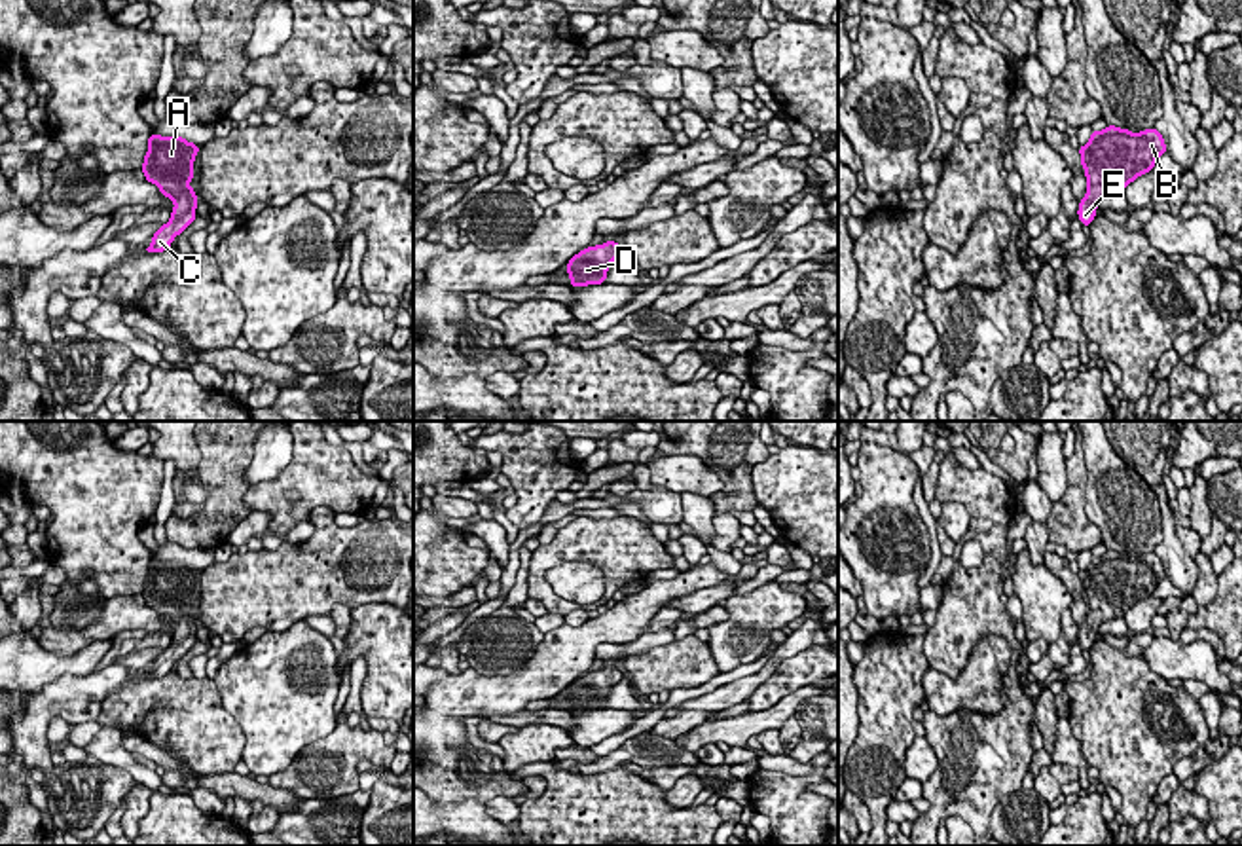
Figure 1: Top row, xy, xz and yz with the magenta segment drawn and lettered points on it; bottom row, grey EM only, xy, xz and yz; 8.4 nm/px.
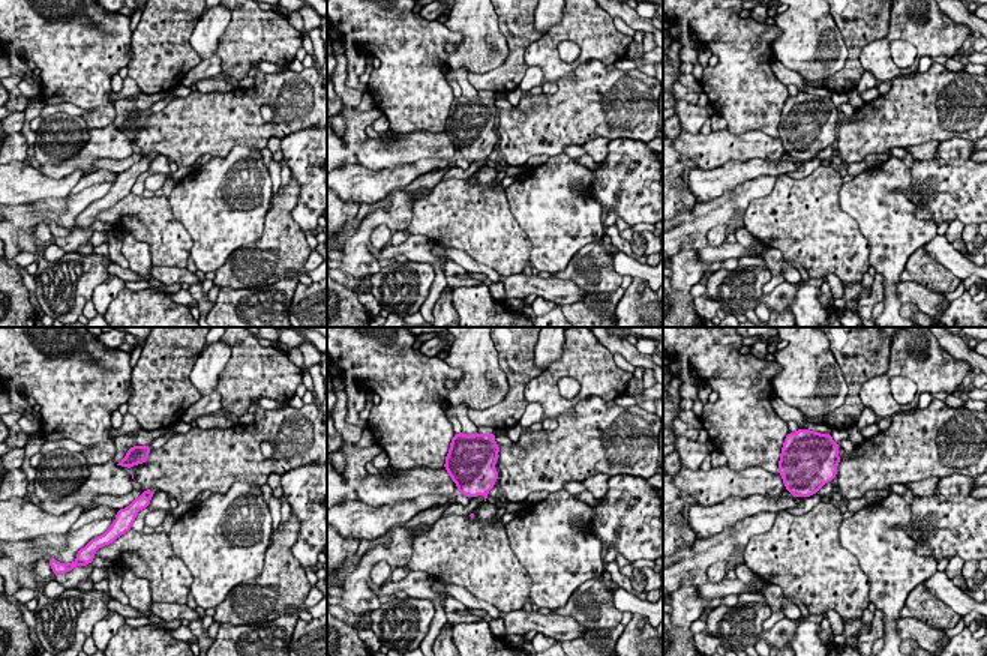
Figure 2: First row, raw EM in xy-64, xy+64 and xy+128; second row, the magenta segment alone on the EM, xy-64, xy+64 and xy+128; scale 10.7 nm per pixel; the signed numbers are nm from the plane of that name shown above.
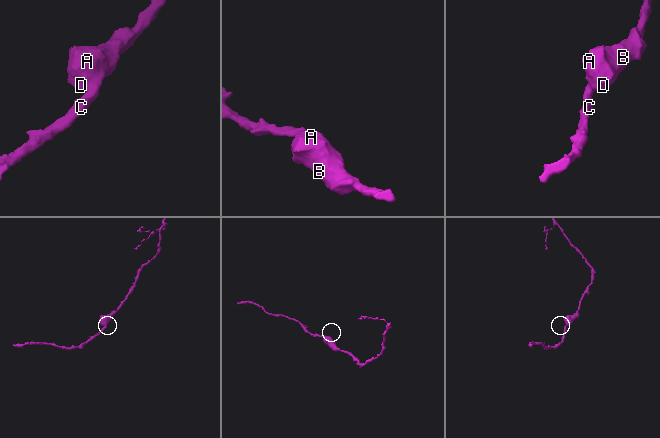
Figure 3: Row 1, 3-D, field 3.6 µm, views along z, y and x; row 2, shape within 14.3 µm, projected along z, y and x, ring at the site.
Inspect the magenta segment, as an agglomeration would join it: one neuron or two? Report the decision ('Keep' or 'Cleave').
Keep

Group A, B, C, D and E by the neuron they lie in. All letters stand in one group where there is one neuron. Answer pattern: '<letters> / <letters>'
A B C D E

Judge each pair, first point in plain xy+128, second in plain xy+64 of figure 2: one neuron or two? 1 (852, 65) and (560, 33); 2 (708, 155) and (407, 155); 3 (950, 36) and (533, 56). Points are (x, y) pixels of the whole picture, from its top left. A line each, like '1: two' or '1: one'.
1: two
2: one
3: one

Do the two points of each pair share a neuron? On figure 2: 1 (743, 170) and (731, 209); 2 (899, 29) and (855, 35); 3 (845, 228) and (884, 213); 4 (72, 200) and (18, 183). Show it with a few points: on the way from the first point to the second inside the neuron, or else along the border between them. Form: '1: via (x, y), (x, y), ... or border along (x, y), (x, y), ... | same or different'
1: border along (773, 176), (758, 176), (746, 180), (707, 201) | different
2: border along (891, 15), (888, 32), (863, 47) | different
3: border along (840, 192), (840, 207), (869, 243), (869, 257) | different
4: border along (71, 194), (66, 198) | different

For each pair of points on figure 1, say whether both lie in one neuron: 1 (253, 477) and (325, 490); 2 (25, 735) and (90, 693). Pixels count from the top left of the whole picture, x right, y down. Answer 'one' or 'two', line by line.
1: two
2: one

